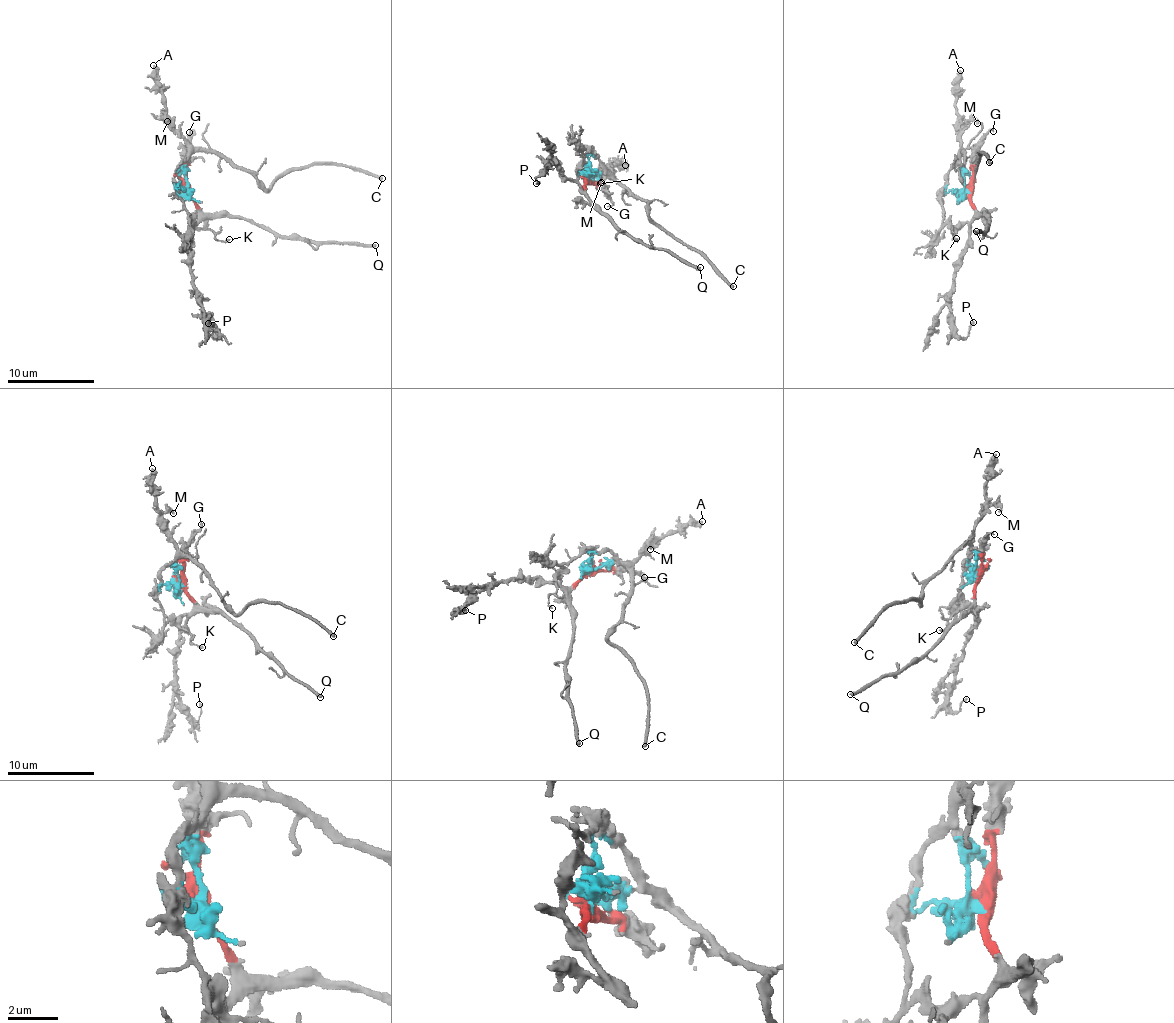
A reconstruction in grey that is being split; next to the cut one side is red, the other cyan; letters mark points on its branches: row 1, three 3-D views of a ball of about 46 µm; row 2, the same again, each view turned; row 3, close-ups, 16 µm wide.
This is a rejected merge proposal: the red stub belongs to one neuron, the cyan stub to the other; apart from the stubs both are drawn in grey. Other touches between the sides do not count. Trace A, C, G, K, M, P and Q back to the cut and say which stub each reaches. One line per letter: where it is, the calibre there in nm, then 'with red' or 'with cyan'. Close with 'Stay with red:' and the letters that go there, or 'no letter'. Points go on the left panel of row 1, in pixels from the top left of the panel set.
A: (153, 65) | 320 nm | with cyan
C: (382, 178) | 260 nm | with cyan
G: (189, 132) | 120 nm | with red
K: (229, 239) | 140 nm | with red
M: (167, 121) | 200 nm | with cyan
P: (208, 323) | 170 nm | with red
Q: (375, 245) | 280 nm | with red
Stay with red: G, K, P, Q

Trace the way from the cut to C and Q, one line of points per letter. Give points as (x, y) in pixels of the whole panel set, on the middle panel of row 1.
C: (586, 178), (592, 174), (606, 174), (644, 199), (649, 219), (717, 268), (733, 285)
Q: (586, 178), (586, 194), (622, 231), (646, 245), (667, 248), (700, 268)

